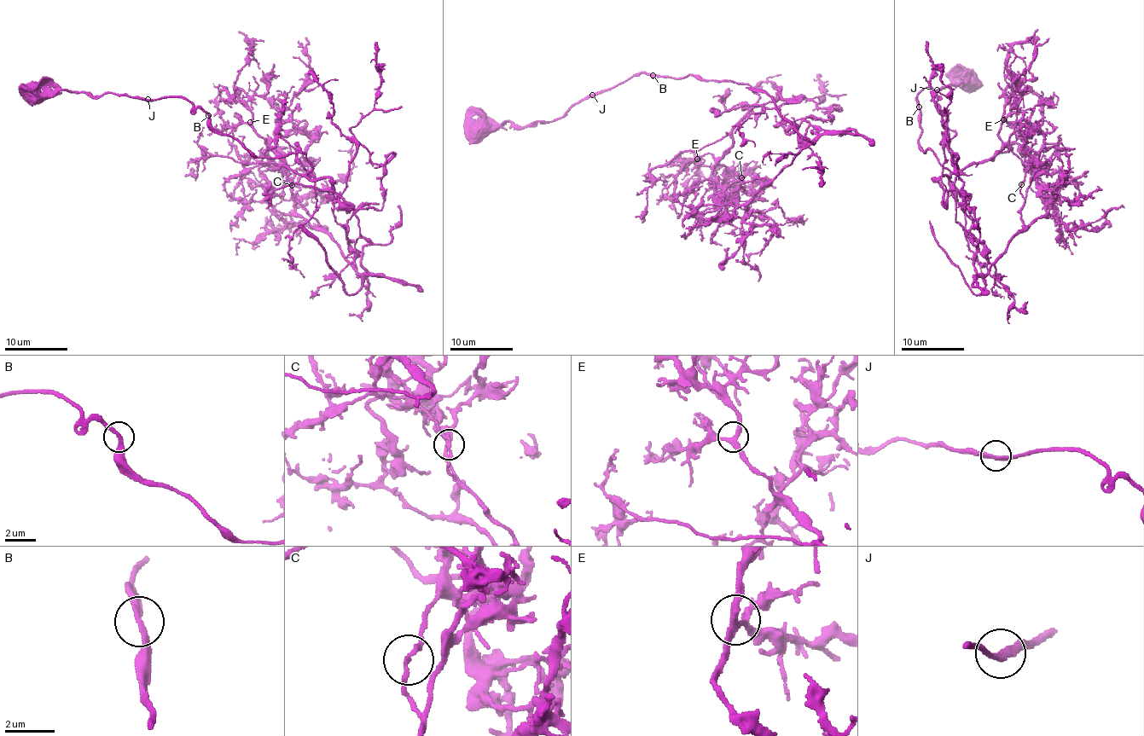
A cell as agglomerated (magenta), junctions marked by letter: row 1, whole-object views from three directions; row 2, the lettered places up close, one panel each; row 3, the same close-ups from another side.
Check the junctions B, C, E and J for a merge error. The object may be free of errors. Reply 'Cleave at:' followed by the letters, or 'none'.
Cleave at: C

